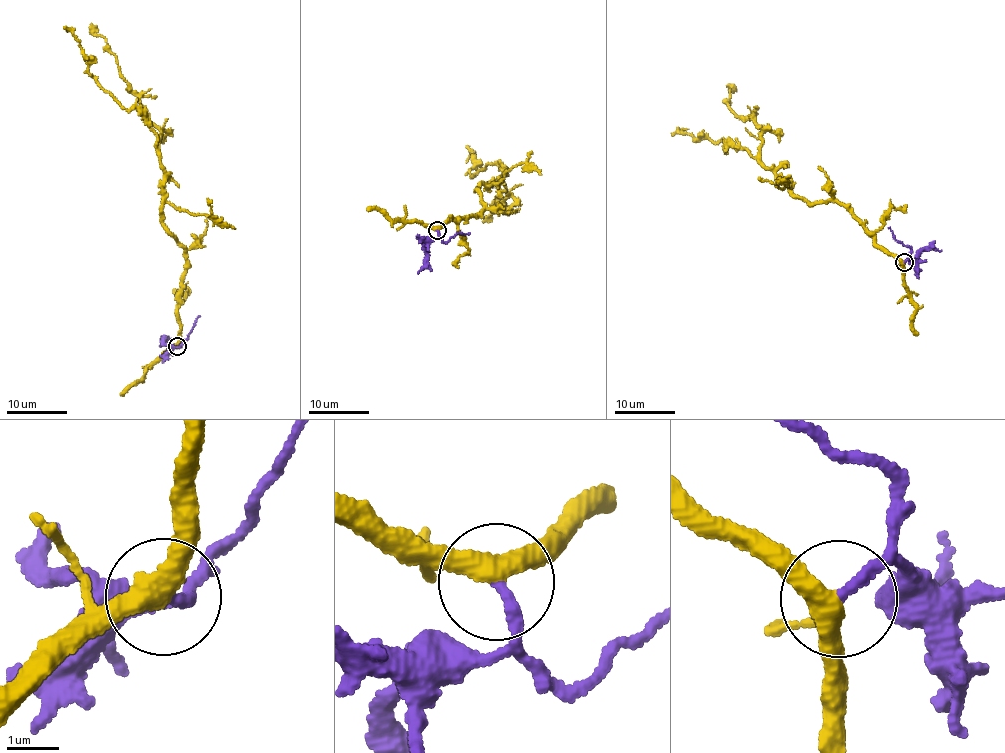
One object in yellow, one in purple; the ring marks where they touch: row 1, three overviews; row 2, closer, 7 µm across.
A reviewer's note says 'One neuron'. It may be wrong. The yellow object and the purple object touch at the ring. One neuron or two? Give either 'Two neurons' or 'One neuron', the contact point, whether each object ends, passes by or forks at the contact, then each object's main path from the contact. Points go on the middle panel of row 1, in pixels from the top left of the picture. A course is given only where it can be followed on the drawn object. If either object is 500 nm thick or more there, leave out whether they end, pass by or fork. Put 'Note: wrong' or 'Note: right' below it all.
One neuron. Place: (437, 230). At the ring yellow passes by. At the ring purple ends. Course of yellow: (437, 230), (451, 217), (479, 212), (477, 188), (506, 174), (495, 163), (471, 176), (474, 153), (466, 163). Course of purple: (437, 230), (437, 237), (428, 239), (425, 263), (418, 274)
Note: right

